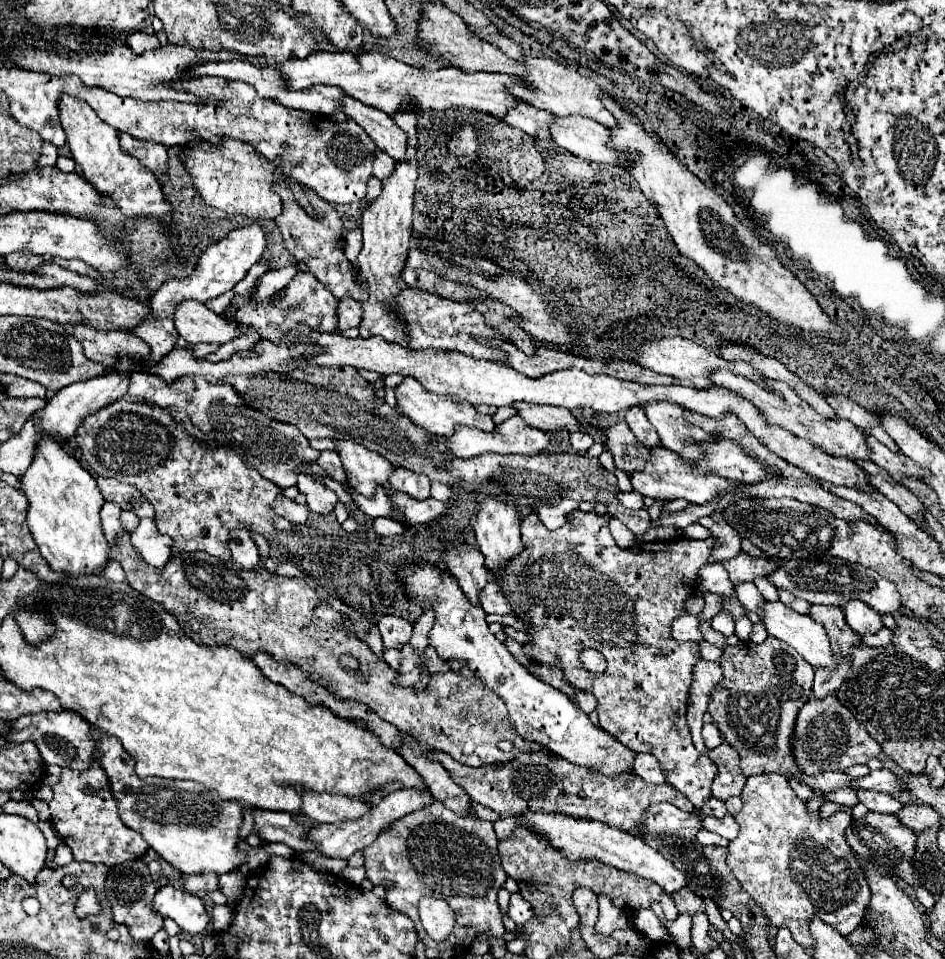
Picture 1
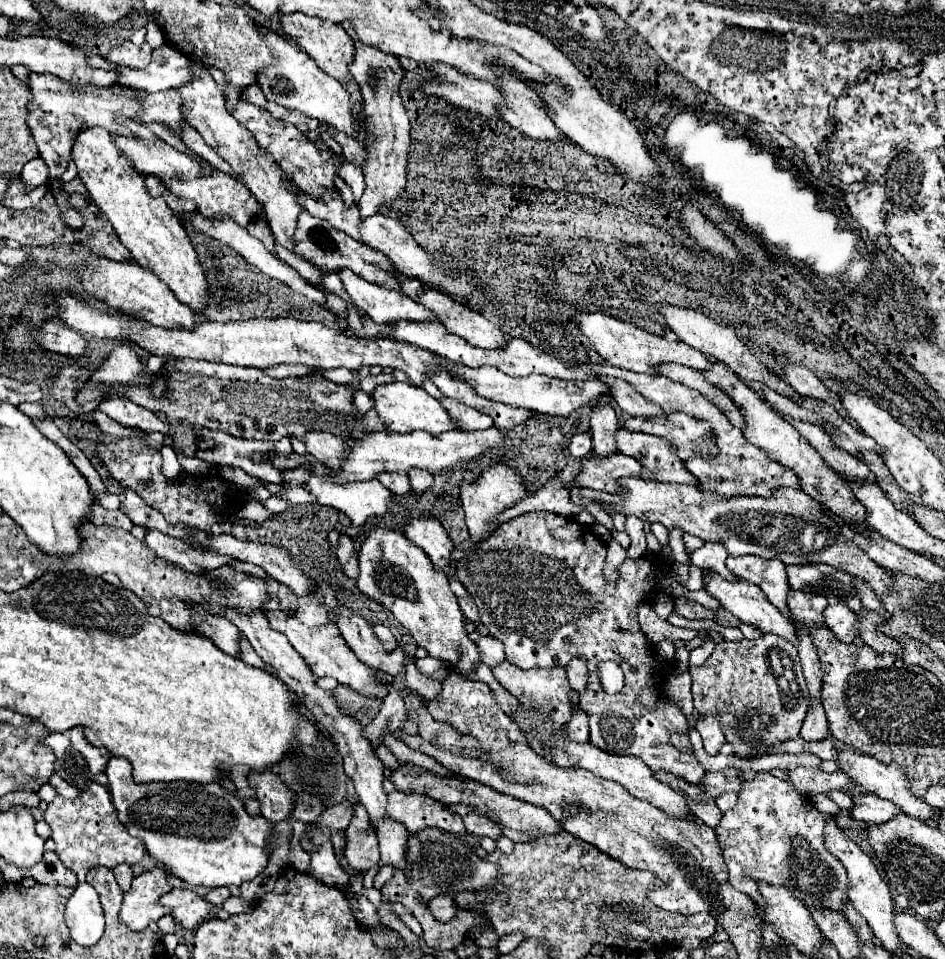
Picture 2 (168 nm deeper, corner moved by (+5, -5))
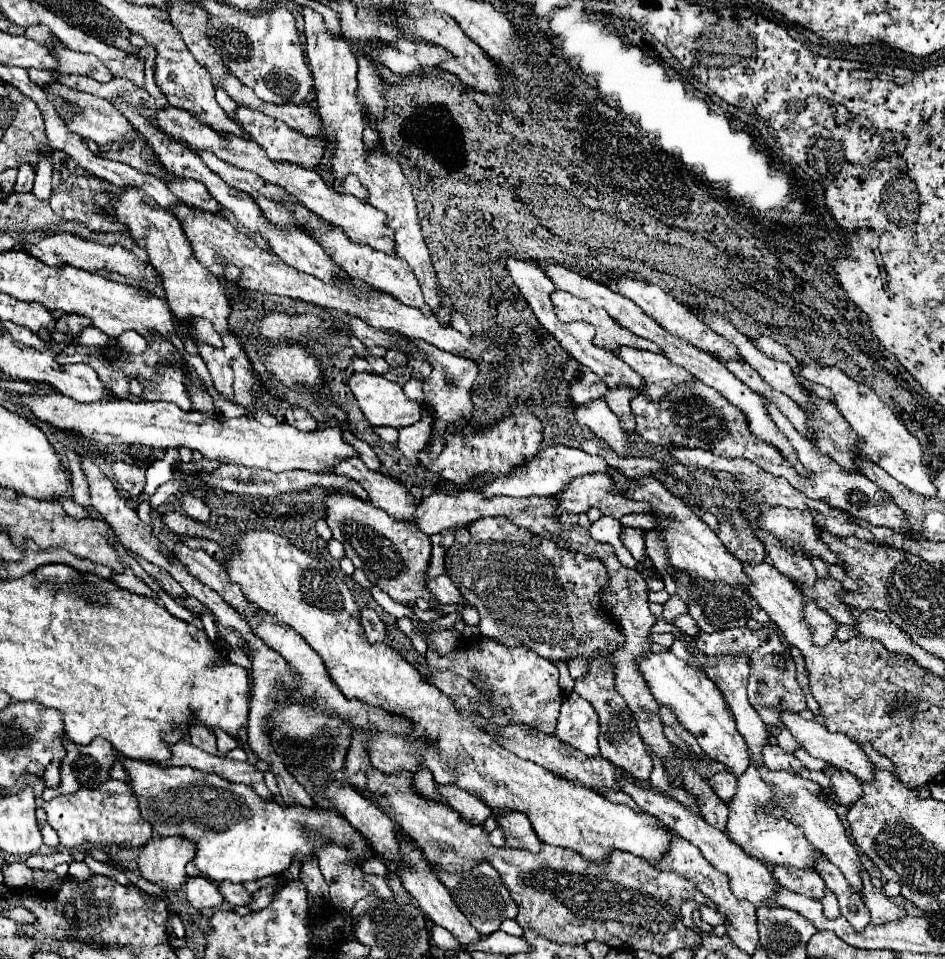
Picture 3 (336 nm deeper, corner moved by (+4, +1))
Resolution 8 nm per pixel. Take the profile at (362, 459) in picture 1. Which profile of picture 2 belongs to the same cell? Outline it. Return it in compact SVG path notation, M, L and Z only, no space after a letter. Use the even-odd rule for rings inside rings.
M310 430L304 434L302 442L306 444L306 450L316 456L320 462L338 468L342 462L342 454L348 452L348 446L342 438L330 434L330 432L320 432L320 430Z

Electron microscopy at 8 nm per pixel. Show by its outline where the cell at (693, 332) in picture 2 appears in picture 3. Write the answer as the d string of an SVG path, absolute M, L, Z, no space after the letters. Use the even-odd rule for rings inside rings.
M619 278L617 280L617 288L615 292L627 296L629 300L633 300L645 314L649 314L651 318L655 318L655 322L659 322L665 330L671 330L673 334L679 334L681 338L687 338L691 344L699 346L699 350L707 352L707 354L713 354L713 356L719 356L723 360L741 360L737 348L727 342L721 334L713 332L705 322L701 322L691 310L689 306L685 306L683 302L675 300L671 294L667 294L663 288L659 286L653 286L653 284L647 284L647 282L639 282L639 280L631 280L631 278Z

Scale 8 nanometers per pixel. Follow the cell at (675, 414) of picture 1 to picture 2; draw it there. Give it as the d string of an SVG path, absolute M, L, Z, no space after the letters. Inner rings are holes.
M606 380L610 384L612 400L628 414L628 416L660 416L662 408L658 404L646 400L640 392L636 392L624 380Z

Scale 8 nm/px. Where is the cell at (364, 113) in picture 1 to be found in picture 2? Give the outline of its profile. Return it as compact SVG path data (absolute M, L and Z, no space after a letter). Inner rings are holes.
M258 26L258 34L262 36L264 44L270 48L270 54L278 60L270 66L264 66L258 72L256 84L260 84L266 100L276 102L288 110L298 110L308 118L316 118L318 122L328 122L328 124L336 126L338 130L364 142L366 134L354 132L354 116L350 110L350 96L346 94L346 90L342 90L340 82L334 80L332 76L328 76L326 72L322 72L318 68L318 64L306 52L302 52L298 46L290 44L284 36L276 34L274 30Z

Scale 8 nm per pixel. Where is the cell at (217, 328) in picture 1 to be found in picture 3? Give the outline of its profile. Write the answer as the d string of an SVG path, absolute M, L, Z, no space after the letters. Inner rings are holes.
M35 234L35 238L19 238L25 246L25 250L43 260L45 264L53 266L53 268L63 268L63 266L75 266L93 274L99 274L103 270L115 272L123 278L127 278L135 288L139 288L139 284L161 284L161 276L159 272L151 266L141 262L131 250L125 250L123 246L99 246L93 242L81 242L81 238L73 238L73 234L55 234L51 238L45 238L43 234Z

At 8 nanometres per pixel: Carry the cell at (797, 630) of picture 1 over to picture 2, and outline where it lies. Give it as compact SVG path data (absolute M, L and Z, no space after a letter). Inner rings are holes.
M712 572L710 578L704 578L702 584L704 584L702 588L704 588L712 598L716 598L722 608L730 610L738 620L748 622L748 624L754 624L754 626L760 628L764 634L774 632L774 634L778 634L778 636L782 636L782 638L786 638L786 640L790 640L792 644L798 646L798 634L796 634L794 624L792 624L786 616L782 616L780 610L774 608L774 604L770 604L770 600L766 600L766 594L764 594L756 584L750 584L750 582L746 582L746 580L726 580L726 578L722 578L720 574L716 574L716 572Z

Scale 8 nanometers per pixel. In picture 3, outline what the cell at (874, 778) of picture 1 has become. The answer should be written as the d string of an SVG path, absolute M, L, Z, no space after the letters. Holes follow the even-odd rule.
M771 744L763 748L763 760L769 770L787 770L791 774L801 774L801 770L805 770L801 760L797 760L793 754L787 754L779 746L771 746Z

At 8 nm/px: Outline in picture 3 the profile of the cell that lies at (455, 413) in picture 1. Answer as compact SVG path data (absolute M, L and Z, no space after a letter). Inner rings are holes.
M355 372L349 380L349 386L365 414L365 418L373 424L373 426L393 426L393 428L403 428L403 426L411 426L415 422L419 422L421 412L423 412L423 404L417 400L409 400L403 392L403 386L399 386L397 382L391 382L383 376L377 374L367 374L367 372Z

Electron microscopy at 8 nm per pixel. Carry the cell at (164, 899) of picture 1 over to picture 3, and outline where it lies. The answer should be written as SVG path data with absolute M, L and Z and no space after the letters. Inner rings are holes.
M195 876L195 878L187 878L185 884L185 892L187 892L187 902L197 908L217 908L223 904L223 896L217 892L217 884L209 882L203 876Z

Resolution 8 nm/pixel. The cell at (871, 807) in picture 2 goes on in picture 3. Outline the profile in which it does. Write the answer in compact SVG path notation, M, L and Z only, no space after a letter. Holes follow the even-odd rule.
M833 770L831 782L833 782L833 792L835 792L835 802L843 806L851 806L857 802L857 798L863 798L863 786L861 780L845 770Z

